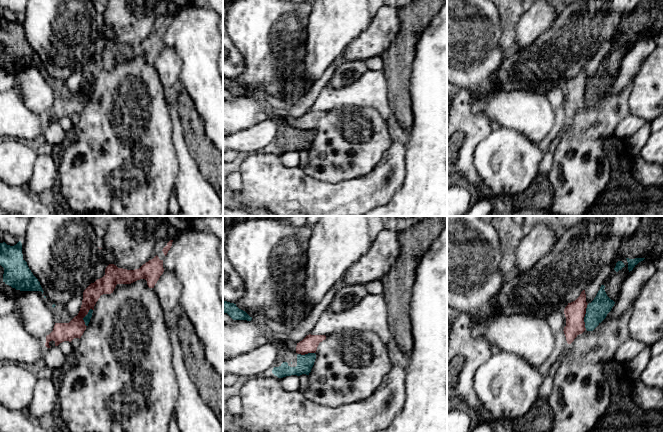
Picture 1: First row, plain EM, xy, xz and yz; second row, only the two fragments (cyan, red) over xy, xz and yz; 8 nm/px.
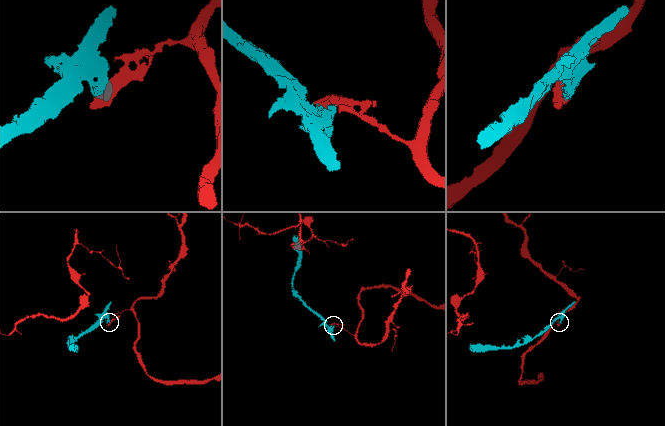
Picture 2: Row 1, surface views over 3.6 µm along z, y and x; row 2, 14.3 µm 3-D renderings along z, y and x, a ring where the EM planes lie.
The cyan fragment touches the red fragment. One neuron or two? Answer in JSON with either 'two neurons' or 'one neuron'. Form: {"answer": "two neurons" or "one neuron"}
{"answer": "two neurons"}

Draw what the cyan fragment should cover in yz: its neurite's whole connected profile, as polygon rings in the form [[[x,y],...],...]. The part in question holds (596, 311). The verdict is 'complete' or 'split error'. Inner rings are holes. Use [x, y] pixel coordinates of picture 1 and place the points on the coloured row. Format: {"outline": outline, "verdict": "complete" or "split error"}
{"outline": [[[601,285],[594,300],[587,305],[584,317],[587,331],[593,331],[606,318],[615,304],[615,302],[607,296],[604,288],[605,286]]], "verdict": "complete"}

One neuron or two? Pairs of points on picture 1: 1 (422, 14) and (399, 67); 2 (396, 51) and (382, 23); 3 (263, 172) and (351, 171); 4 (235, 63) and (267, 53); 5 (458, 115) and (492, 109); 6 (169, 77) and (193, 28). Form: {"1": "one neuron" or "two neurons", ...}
{"1": "one neuron", "2": "two neurons", "3": "two neurons", "4": "two neurons", "5": "two neurons", "6": "two neurons"}

